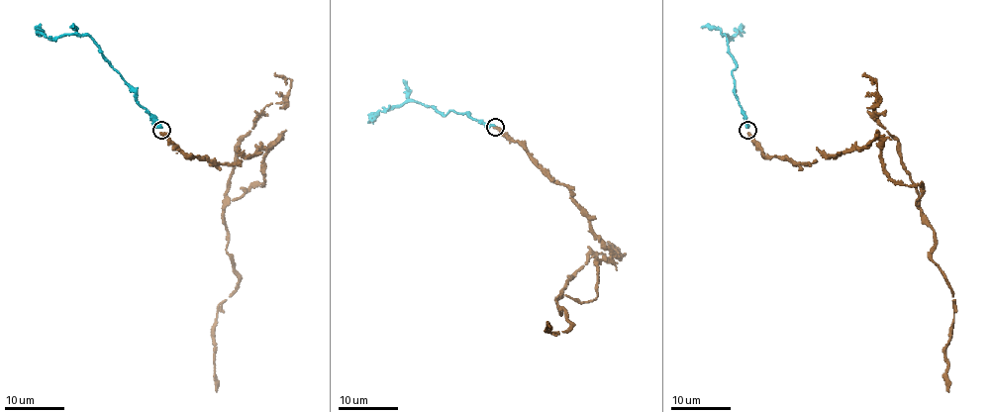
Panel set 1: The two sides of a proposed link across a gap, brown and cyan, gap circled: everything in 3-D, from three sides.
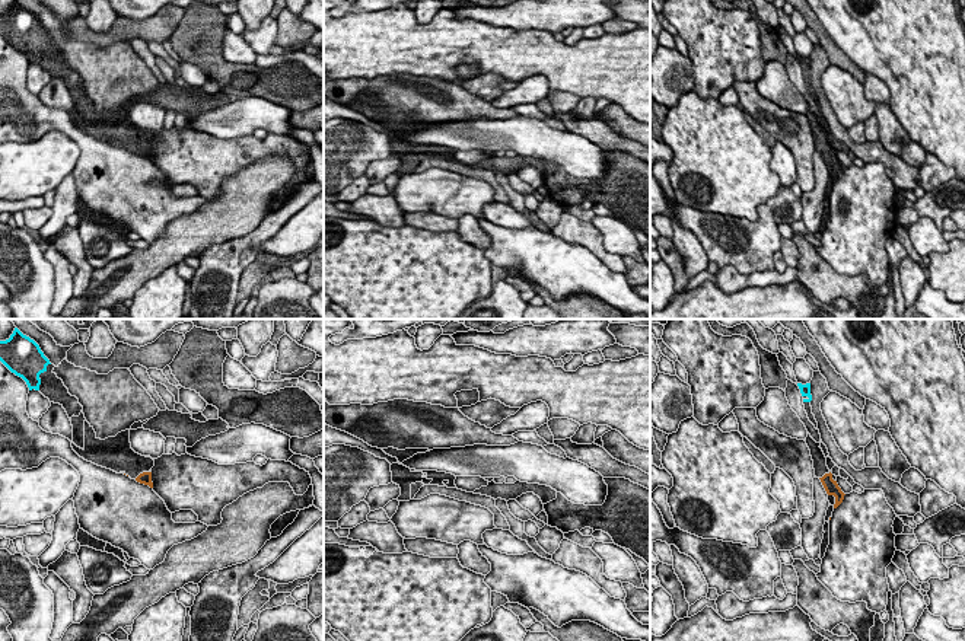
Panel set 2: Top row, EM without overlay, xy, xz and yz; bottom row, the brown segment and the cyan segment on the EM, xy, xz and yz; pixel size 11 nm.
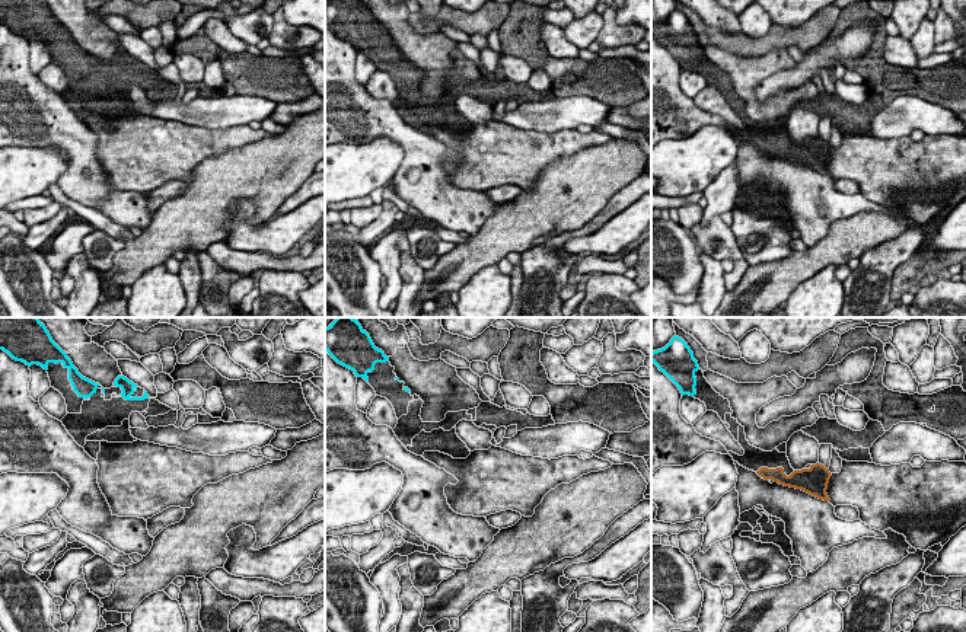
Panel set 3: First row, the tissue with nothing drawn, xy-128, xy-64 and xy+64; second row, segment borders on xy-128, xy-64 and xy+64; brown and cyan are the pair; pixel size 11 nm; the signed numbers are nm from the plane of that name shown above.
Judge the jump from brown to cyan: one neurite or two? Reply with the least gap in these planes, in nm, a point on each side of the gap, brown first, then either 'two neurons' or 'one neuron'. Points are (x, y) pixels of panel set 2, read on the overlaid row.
gap 800 nm; span yz (830, 472), (809, 401); two neurons

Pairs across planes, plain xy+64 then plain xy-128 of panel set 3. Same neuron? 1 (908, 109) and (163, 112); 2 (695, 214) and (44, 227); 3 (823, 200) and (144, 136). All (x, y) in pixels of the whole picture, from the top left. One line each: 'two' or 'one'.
1: one
2: two
3: two

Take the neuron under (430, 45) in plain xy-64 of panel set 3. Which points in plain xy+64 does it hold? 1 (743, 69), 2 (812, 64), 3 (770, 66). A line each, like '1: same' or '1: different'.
1: same
2: different
3: same

